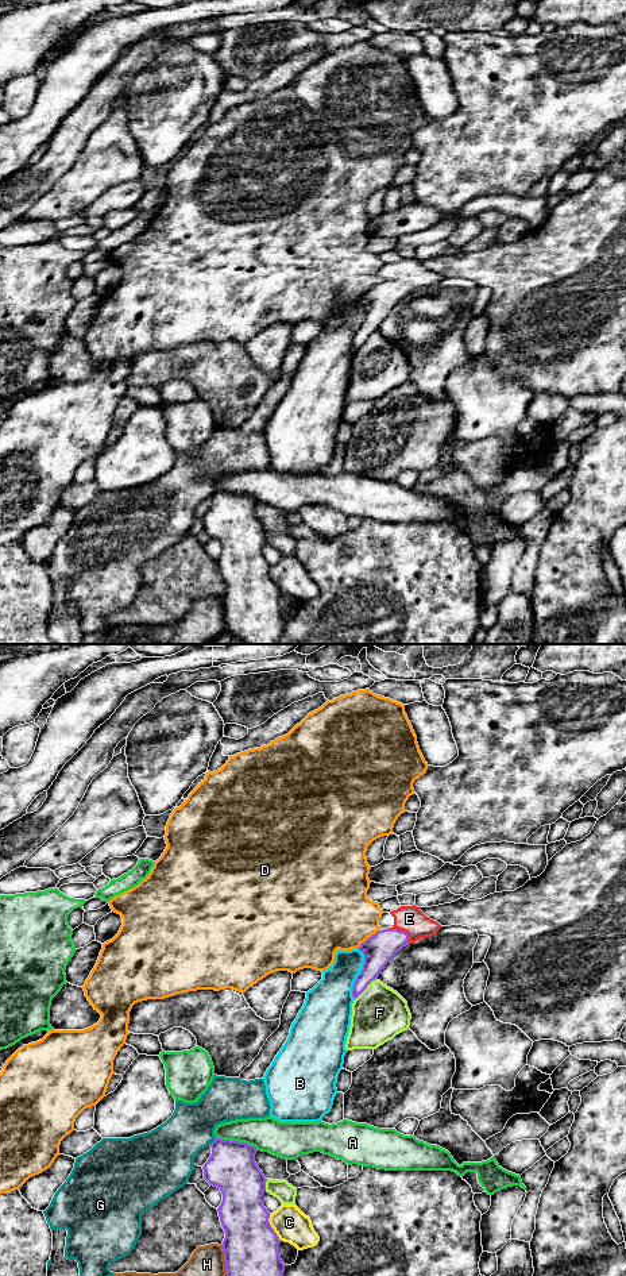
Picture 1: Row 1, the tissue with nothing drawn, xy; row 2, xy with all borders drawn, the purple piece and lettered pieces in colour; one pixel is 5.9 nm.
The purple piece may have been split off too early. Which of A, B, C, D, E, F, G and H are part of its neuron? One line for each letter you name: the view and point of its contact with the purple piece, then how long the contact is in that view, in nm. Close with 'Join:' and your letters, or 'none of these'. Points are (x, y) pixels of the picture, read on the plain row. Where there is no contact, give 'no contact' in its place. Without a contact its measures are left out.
E: contact xy (402, 282); length 160 nm
Join: E

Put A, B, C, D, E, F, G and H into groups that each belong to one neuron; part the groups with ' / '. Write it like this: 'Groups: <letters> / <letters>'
Groups: A / B / C / D / E / F / G / H

